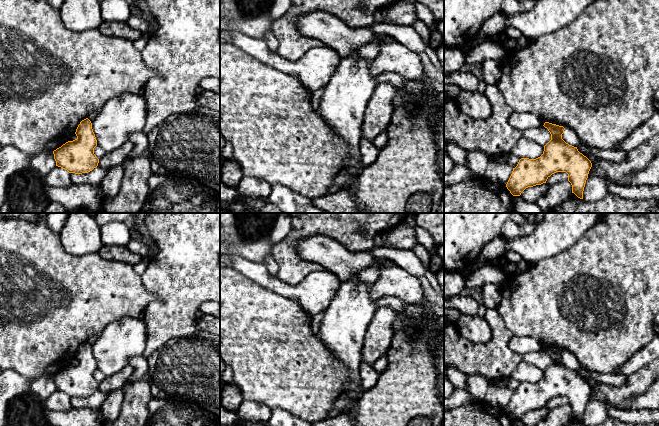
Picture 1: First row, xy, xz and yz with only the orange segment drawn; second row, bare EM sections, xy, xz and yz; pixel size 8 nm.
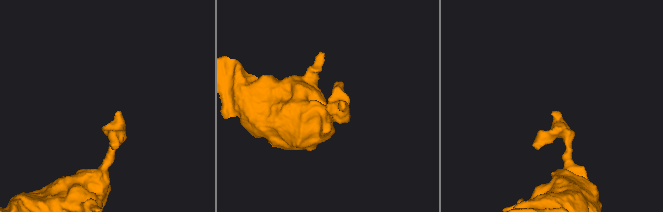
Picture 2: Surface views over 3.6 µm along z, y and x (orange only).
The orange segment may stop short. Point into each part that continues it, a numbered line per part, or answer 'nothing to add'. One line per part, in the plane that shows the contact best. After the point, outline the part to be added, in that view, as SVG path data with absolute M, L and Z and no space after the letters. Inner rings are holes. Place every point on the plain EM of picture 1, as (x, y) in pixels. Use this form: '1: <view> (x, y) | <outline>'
nothing to add

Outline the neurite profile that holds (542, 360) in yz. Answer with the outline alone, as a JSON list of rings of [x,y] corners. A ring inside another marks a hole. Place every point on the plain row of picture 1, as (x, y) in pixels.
[[[544,350],[540,352],[531,352],[525,357],[524,360],[543,371],[551,364],[551,358]]]

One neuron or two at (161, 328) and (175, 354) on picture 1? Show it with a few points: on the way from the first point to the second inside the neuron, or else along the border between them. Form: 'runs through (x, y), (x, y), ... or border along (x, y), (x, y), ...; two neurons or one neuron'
border along (191, 336), (170, 339), (150, 355); two neurons

